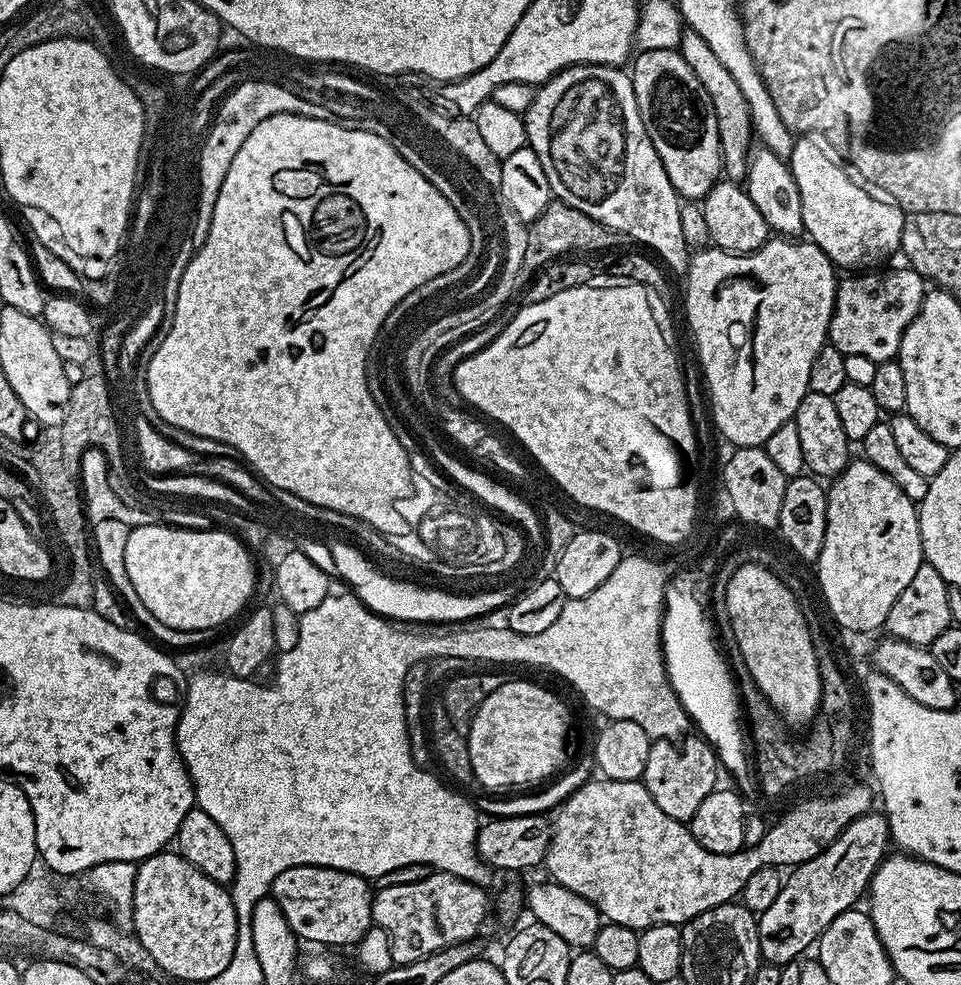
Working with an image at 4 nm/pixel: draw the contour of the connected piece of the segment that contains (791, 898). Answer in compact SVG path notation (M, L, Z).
M873 810L850 822L844 833L823 852L810 858L810 862L791 869L770 910L758 916L763 959L777 966L799 961L805 955L803 952L817 943L826 926L843 911L851 909L863 892L865 895L869 891L878 866L889 852L888 818Z

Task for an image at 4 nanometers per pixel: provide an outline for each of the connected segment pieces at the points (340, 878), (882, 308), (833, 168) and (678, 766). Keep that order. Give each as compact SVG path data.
M294 866L282 870L282 874L274 878L270 896L301 941L355 946L370 927L374 892L368 889L368 884L365 877L342 870L322 866Z
M907 266L888 268L885 272L872 271L876 270L845 275L848 277L837 283L827 343L833 344L844 356L862 354L877 365L899 357L902 334L906 334L906 326L914 322L922 306L926 281Z
M810 136L797 137L788 157L792 177L802 197L805 235L842 270L866 268L897 255L902 242L904 209L895 202L872 197L867 187L864 189L852 182L847 172L814 140L817 139Z
M692 735L679 742L652 740L650 754L646 754L646 770L642 777L646 790L650 790L650 798L658 802L662 814L670 814L670 818L685 822L694 818L694 813L697 812L698 805L706 798L706 794L716 791L718 787L716 750L699 735Z

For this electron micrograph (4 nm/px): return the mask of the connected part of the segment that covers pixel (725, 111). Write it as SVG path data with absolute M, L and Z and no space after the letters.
M685 31L681 35L678 50L686 58L690 70L694 70L694 74L698 74L698 82L702 82L706 94L712 99L712 109L718 122L723 171L732 178L743 177L748 171L748 158L754 144L754 129L748 113L748 104L742 98L742 90L738 90L738 82L734 82L730 70L726 70L722 66L722 62L718 62L718 58L714 58L714 50L710 50L710 46L706 46L704 39L696 32Z

